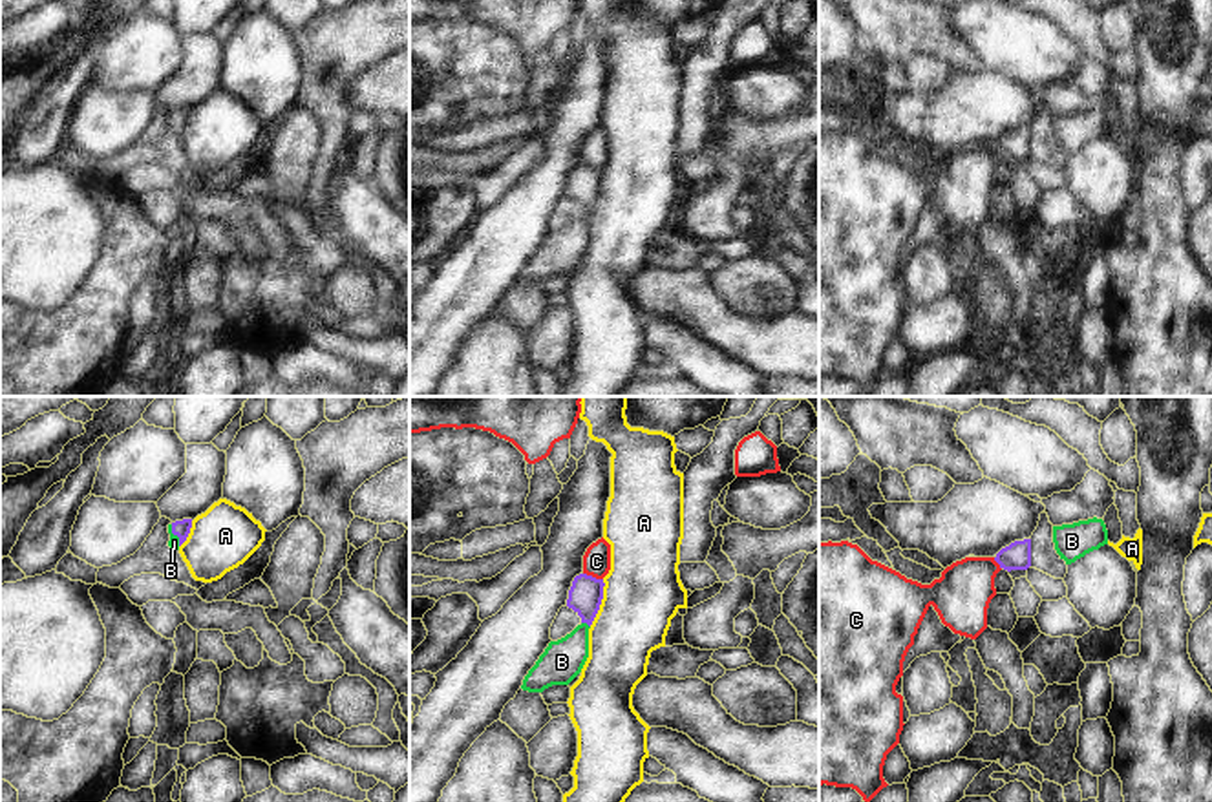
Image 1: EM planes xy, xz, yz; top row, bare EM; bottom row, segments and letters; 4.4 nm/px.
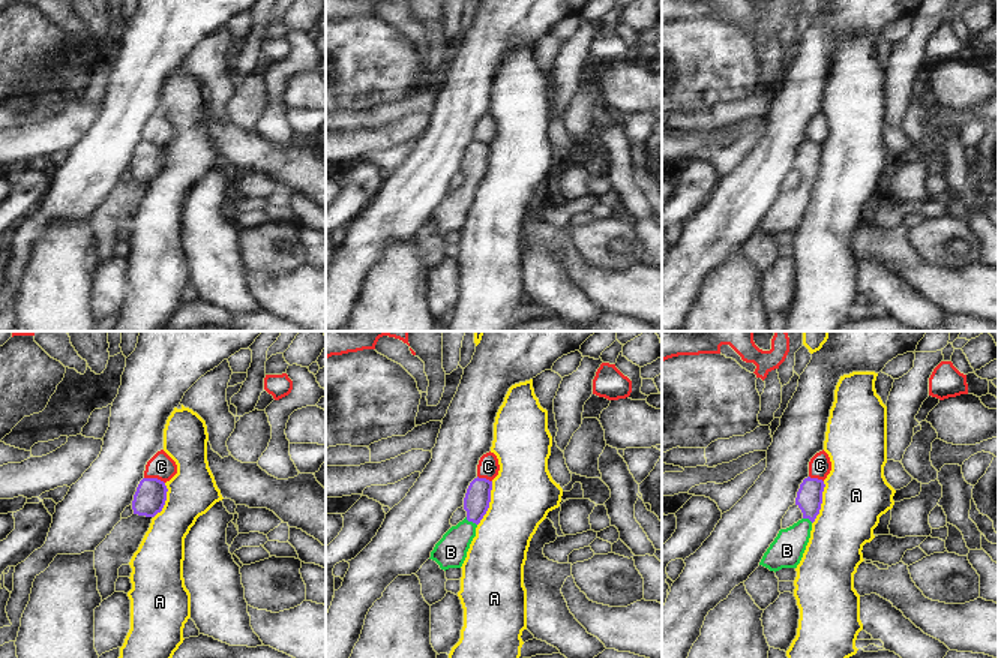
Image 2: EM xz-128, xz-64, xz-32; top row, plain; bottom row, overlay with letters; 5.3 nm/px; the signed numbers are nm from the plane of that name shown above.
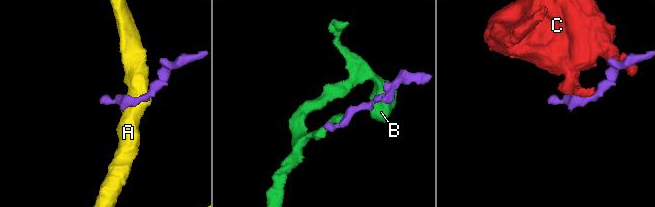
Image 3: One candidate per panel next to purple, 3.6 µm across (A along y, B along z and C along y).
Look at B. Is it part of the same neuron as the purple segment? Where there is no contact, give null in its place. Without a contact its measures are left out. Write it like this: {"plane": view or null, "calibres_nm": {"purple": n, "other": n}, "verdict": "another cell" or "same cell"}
{"plane": "xz", "calibres_nm": {"purple": 150, "other": 180}, "verdict": "same cell"}

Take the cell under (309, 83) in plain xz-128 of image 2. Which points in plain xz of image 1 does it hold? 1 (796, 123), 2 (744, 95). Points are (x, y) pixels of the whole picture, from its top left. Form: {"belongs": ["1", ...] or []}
{"belongs": ["2"]}

